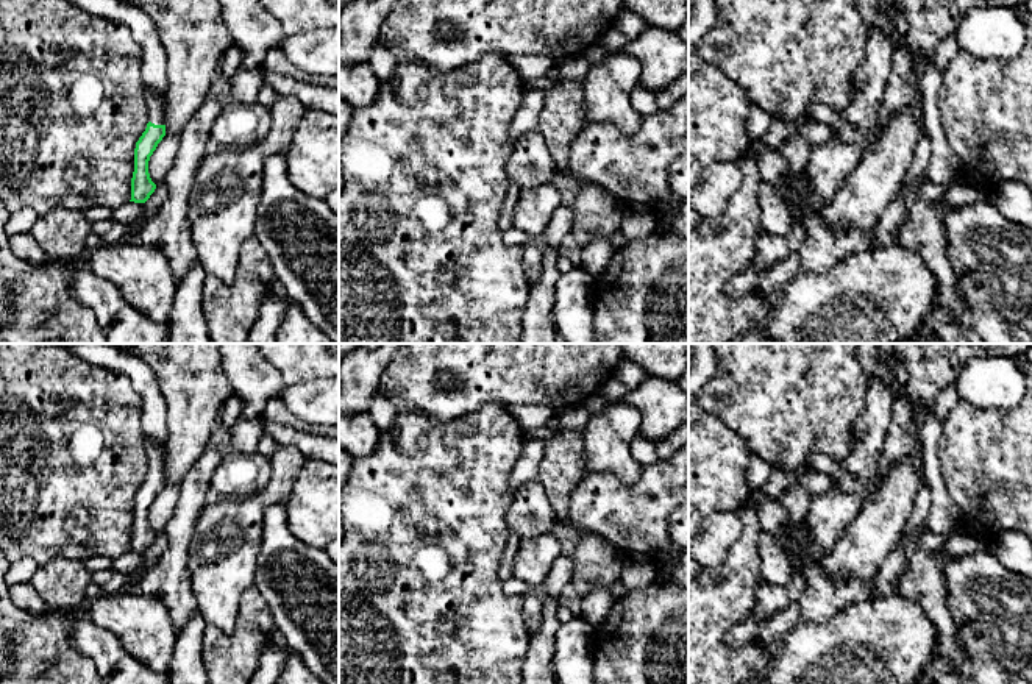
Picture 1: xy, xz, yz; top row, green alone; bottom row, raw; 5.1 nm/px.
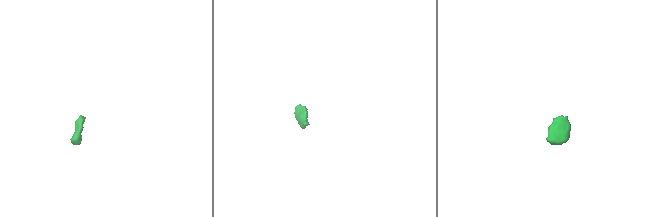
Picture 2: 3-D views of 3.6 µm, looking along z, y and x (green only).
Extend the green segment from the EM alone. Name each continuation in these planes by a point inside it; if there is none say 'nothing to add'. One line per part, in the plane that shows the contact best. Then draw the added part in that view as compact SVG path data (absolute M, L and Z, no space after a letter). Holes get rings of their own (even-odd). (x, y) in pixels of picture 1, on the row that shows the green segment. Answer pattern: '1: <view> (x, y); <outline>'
1: xy (155, 105); M145 89L147 117L155 125L164 125L164 100L151 89Z

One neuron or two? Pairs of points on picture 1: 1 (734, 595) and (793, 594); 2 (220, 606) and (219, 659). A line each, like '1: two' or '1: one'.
1: two
2: two

